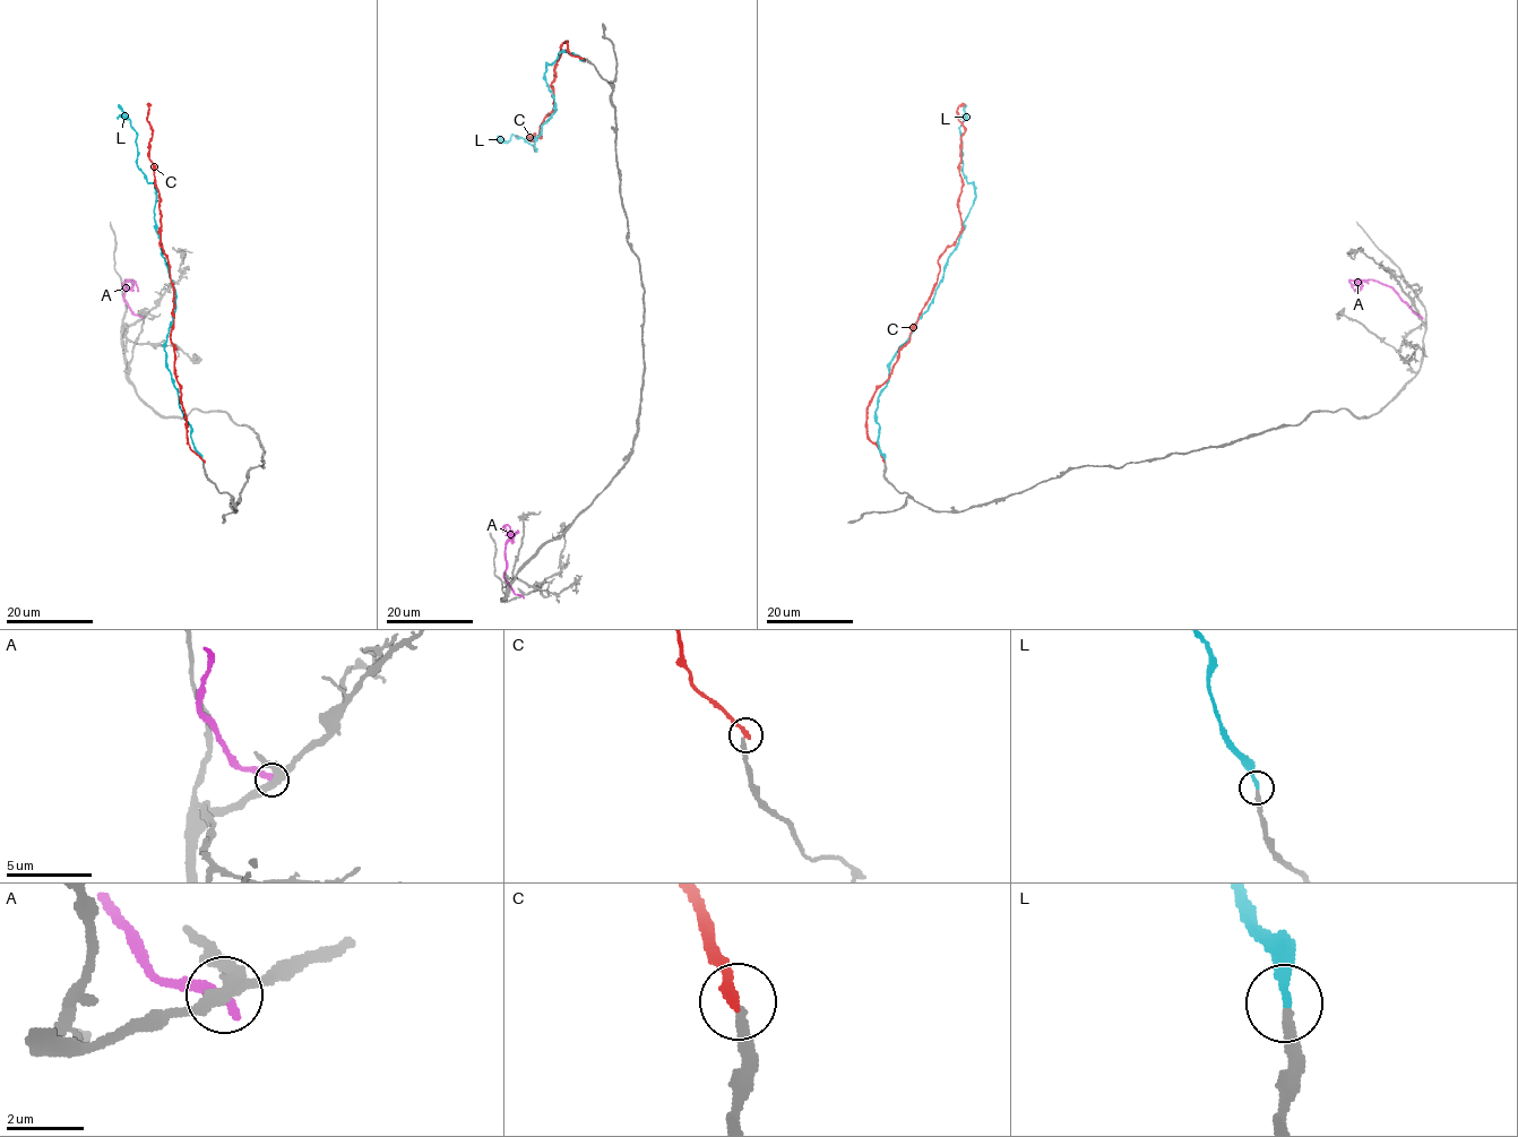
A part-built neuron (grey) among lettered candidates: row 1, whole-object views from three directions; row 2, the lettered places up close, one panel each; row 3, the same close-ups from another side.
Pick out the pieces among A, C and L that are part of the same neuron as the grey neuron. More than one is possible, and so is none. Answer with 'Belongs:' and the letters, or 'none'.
Belongs: L

